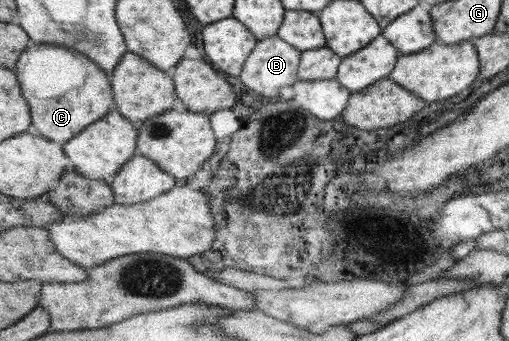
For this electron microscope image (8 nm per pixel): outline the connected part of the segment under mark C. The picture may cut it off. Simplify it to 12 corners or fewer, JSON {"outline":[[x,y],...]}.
{"outline":[[32,41],[16,73],[33,125],[67,143],[116,109],[80,50]]}

